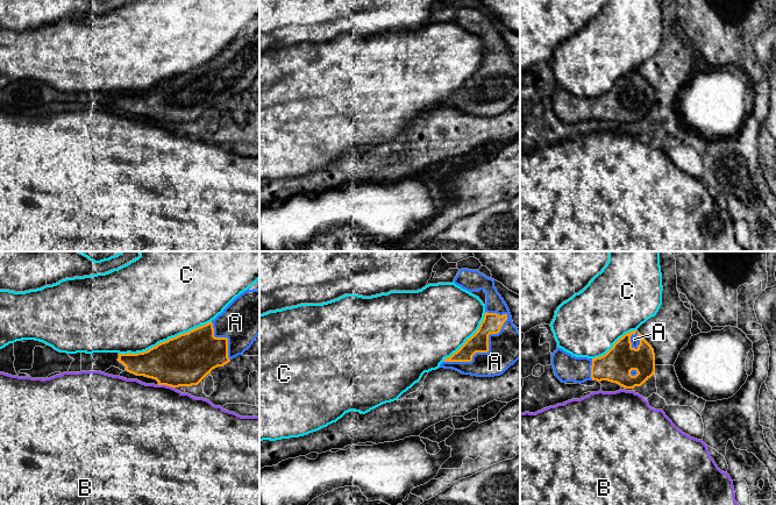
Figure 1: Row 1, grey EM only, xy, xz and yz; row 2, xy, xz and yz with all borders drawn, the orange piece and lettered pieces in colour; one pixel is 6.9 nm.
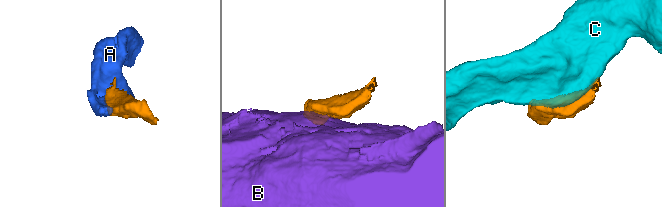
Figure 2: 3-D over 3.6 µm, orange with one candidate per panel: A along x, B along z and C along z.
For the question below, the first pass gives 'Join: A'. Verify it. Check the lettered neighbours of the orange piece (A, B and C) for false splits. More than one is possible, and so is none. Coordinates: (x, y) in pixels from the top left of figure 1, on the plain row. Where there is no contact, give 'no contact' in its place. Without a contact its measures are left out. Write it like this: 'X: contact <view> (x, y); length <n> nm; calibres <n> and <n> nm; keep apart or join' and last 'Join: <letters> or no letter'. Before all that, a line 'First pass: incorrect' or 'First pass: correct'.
First pass: correct
A: contact xz (485, 91); length 550 nm; calibres 140 and 240 nm; join
B: contact xy (165, 123); length 110 nm; calibres 360 and 480 nm; keep apart
C: contact xy (164, 80); length 700 nm; calibres 360 and 500 nm; keep apart
Join: A

